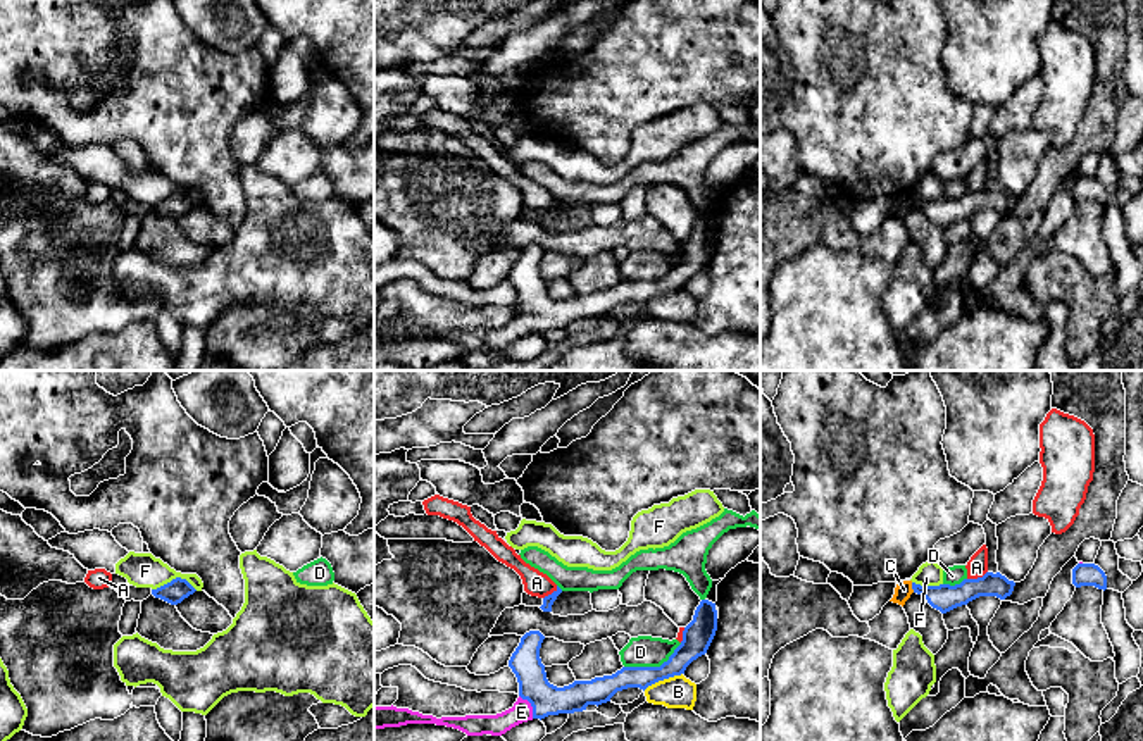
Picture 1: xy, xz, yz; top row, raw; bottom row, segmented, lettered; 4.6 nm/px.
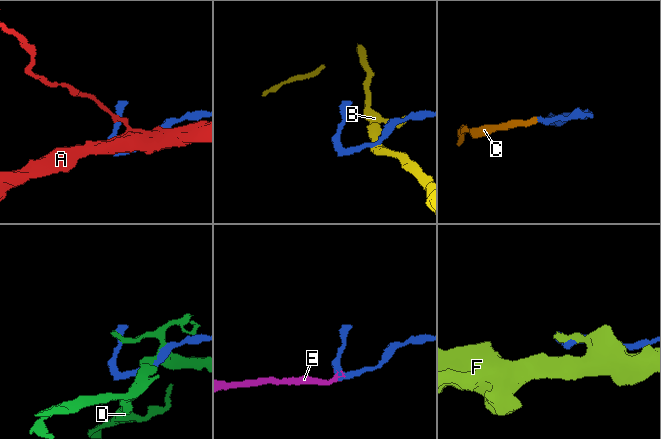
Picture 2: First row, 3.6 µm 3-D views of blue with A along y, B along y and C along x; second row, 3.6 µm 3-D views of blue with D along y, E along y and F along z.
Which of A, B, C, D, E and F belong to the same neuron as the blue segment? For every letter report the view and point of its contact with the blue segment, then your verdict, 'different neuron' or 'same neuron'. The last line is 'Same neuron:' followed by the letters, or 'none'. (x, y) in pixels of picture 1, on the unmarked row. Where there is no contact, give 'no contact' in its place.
A: meets blue in yz at (978, 192); different neuron
B: meets blue in xz at (662, 293); different neuron
C: meets blue in yz at (912, 202); same neuron
D: meets blue in xz at (654, 281); different neuron
E: meets blue in xz at (531, 319); same neuron
F: meets blue in xy at (174, 193); different neuron
Same neuron: C, E

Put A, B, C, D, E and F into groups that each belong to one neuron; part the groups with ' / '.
A / B / C E / D / F

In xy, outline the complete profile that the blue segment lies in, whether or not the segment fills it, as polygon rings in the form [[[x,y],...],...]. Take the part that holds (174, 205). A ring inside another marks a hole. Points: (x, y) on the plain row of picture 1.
[[[176,191],[171,196],[164,198],[157,203],[152,203],[152,209],[155,212],[160,212],[160,214],[171,217],[171,219],[178,219],[184,212],[193,209],[195,205],[197,203],[186,193]]]

